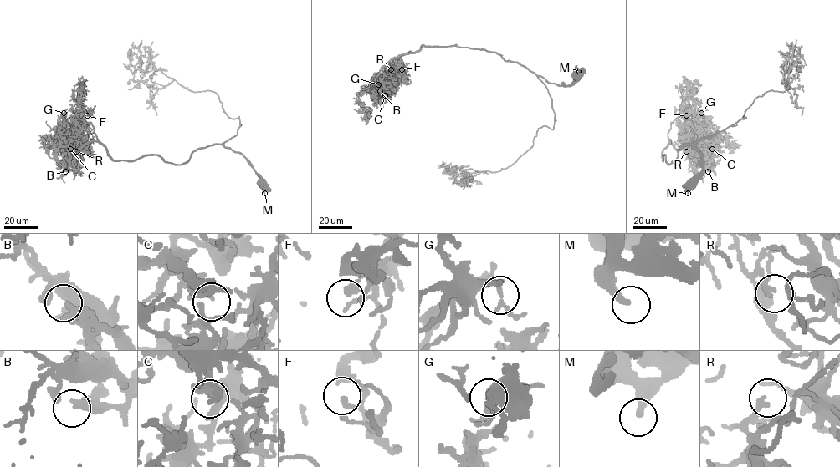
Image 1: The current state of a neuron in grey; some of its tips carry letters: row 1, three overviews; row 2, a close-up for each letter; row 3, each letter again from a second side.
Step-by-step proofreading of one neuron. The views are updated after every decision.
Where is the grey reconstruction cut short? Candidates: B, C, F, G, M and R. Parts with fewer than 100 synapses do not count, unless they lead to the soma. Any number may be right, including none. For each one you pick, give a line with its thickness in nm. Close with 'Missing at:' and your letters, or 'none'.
G: 170 nm
Missing at: G

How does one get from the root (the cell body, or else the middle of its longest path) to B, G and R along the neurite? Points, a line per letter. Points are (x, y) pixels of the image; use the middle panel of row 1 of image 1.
B: (575, 75), (568, 85), (558, 85), (495, 53), (422, 45), (382, 68), (371, 84), (380, 91)
G: (575, 75), (568, 85), (558, 85), (495, 53), (422, 45), (399, 54), (394, 71), (379, 89), (378, 84)
R: (575, 75), (568, 85), (558, 85), (495, 53), (455, 46), (422, 45), (399, 54), (391, 69)

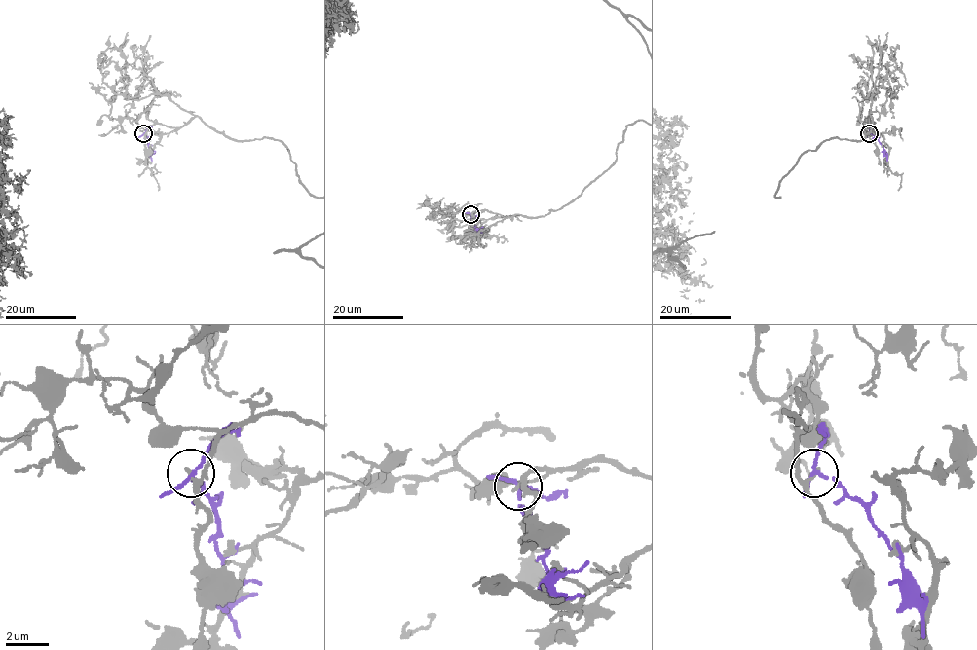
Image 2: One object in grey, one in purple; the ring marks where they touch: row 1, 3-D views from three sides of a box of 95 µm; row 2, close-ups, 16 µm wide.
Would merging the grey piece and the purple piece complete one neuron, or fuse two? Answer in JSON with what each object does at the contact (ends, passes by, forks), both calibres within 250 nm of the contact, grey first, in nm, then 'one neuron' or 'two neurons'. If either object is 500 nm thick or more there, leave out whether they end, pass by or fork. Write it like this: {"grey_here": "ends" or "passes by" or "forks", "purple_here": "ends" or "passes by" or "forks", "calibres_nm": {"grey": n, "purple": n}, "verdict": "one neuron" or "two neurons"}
{"grey_here": "passes by", "purple_here": "forks", "calibres_nm": {"grey": 170, "purple": 140}, "verdict": "two neurons"}

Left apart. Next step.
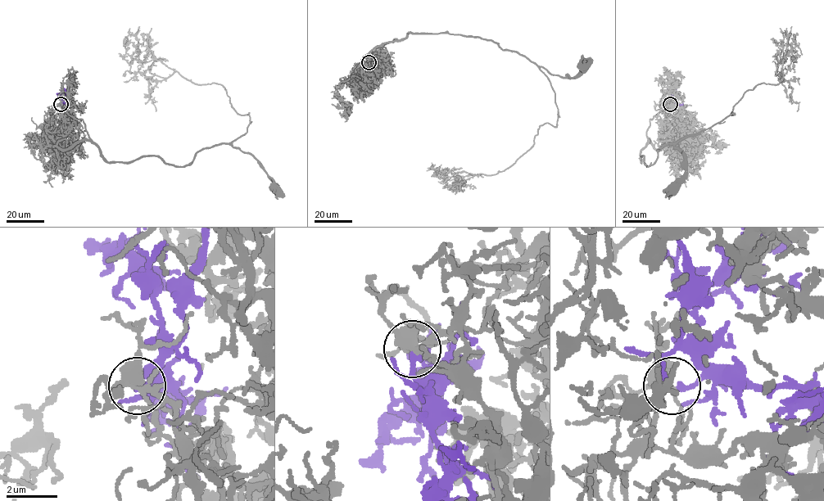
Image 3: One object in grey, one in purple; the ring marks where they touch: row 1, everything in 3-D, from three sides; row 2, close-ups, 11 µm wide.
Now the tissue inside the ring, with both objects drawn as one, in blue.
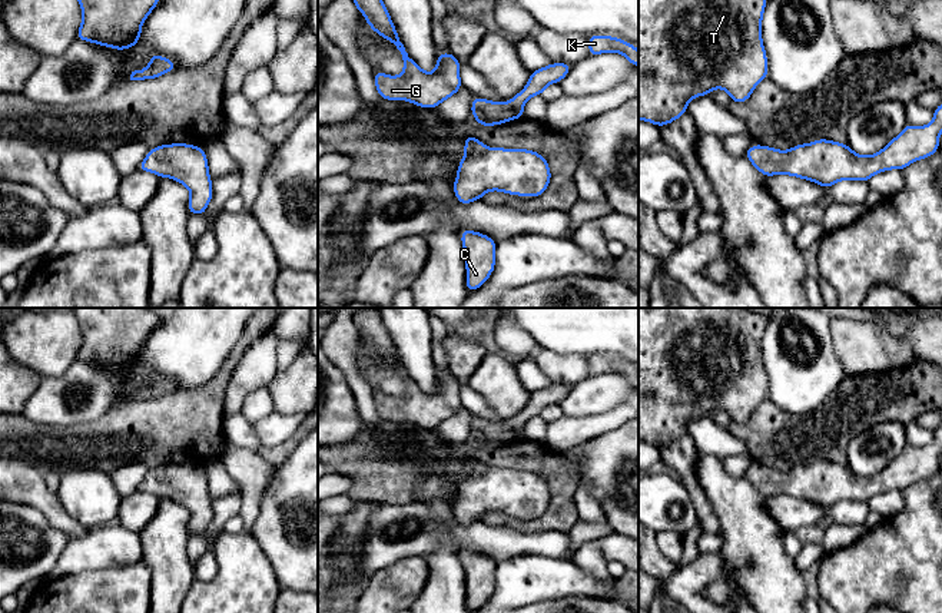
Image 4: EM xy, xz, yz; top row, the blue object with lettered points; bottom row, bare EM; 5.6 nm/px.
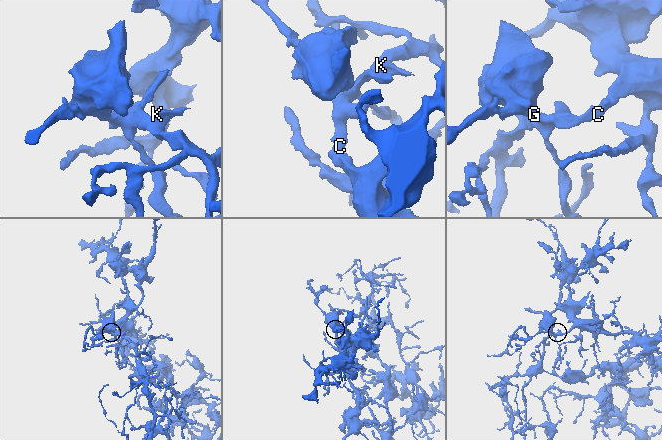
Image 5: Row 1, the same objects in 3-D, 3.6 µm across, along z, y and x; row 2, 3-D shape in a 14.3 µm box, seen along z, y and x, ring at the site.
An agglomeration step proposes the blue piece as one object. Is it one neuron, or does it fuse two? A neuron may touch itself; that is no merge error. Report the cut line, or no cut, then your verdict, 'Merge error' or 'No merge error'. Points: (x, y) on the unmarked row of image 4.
No split. No merge error

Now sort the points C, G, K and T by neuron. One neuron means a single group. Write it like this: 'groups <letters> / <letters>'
groups C G K T

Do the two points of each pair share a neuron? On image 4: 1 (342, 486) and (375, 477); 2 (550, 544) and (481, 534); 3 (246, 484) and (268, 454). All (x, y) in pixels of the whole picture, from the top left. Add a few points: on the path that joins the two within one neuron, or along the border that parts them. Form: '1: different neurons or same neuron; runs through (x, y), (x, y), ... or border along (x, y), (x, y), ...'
1: different neurons; border along (332, 471), (342, 473), (350, 480), (347, 493)
2: same neuron; runs through (533, 543), (498, 543)
3: different neurons; border along (255, 451), (277, 467)

